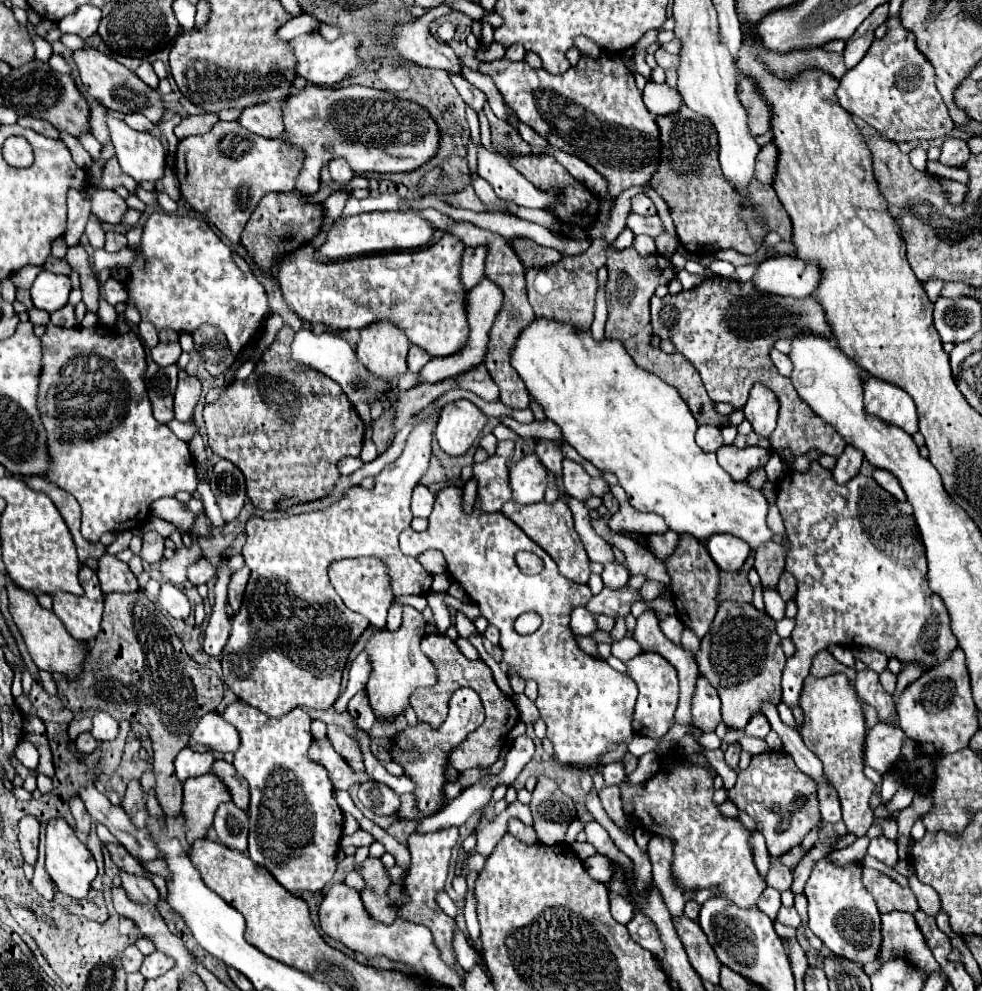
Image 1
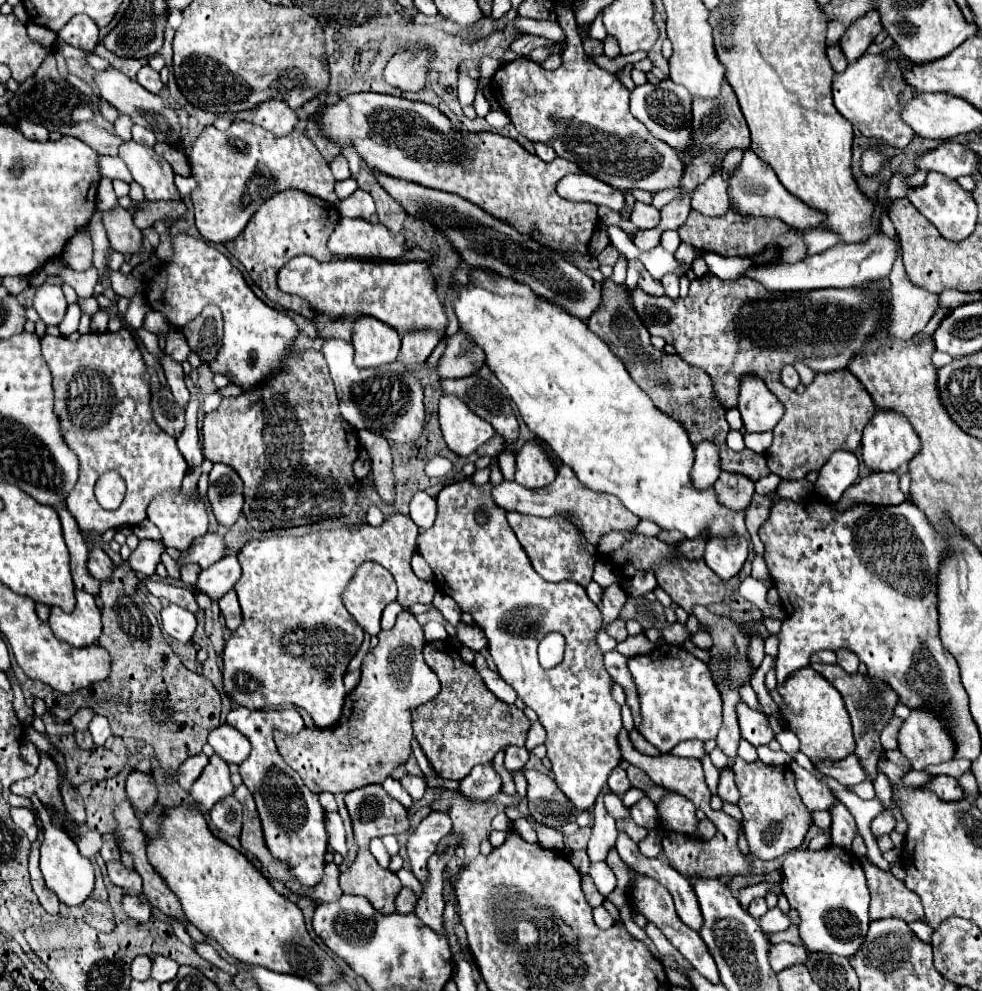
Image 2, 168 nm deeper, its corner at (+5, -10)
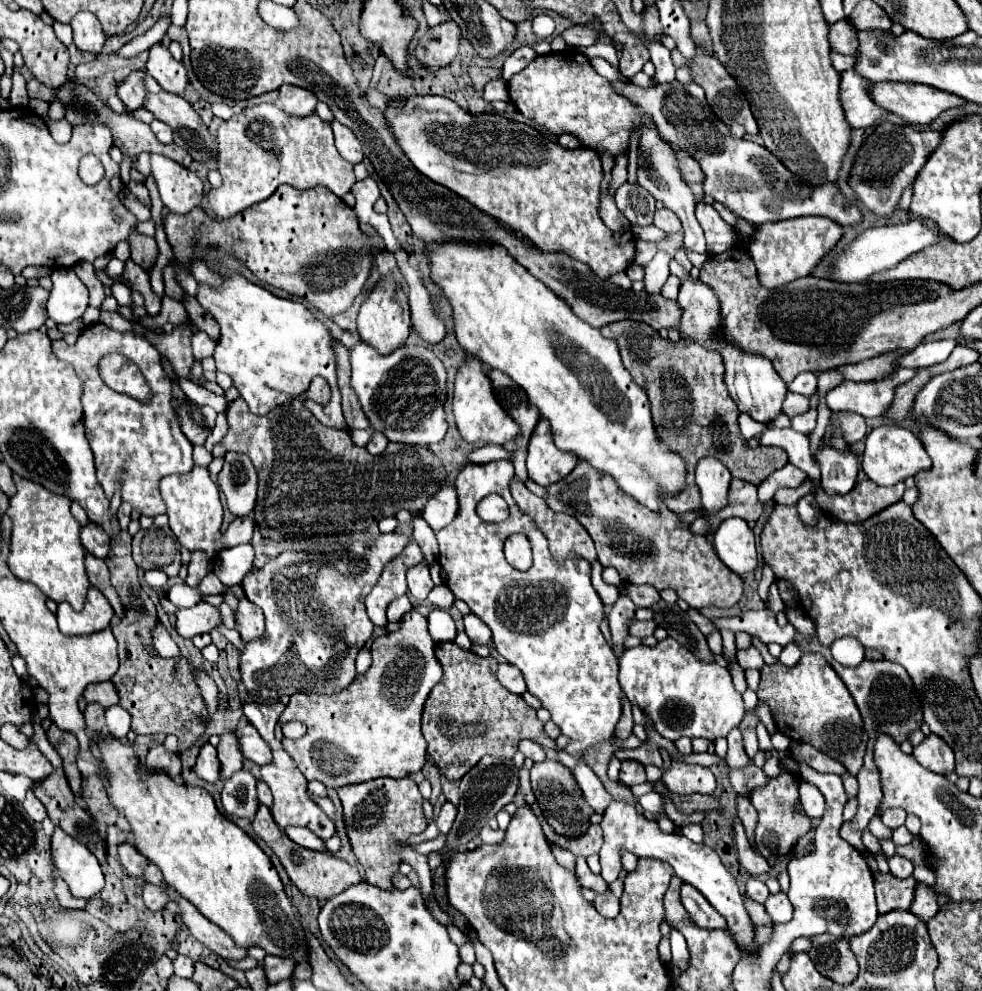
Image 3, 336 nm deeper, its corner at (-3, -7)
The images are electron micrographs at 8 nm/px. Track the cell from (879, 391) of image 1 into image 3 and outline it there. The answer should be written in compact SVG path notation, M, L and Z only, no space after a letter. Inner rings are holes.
M882 425L878 429L874 429L868 437L866 437L866 449L864 449L864 457L862 457L862 469L868 475L868 479L872 479L878 485L884 487L892 487L898 481L904 481L906 477L914 477L920 471L926 471L932 467L932 461L922 445L922 441L918 437L914 437L912 431L898 427L898 425Z

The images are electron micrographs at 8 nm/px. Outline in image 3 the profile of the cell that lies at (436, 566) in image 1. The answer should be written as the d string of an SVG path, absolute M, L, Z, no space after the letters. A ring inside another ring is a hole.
M415 541L407 545L404 551L389 562L383 569L378 583L366 597L368 617L374 625L384 627L386 621L386 607L396 599L406 595L408 586L406 573L408 569L421 562L426 562L420 547ZM384 579L384 581L382 581ZM382 581L382 583L380 583Z

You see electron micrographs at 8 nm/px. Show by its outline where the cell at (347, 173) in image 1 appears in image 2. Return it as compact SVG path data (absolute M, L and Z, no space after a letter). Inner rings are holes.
M338 154L336 158L334 158L334 162L330 164L330 170L332 170L332 174L334 174L334 178L340 182L340 180L346 180L346 178L350 178L350 170L348 170L348 162L346 162L346 158L342 156L342 154Z

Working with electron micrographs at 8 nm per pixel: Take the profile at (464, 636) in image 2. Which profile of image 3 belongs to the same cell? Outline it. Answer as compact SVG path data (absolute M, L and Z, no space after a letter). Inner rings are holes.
M472 613L464 615L464 631L474 645L488 645L490 639L492 639L492 633L490 633L488 625Z

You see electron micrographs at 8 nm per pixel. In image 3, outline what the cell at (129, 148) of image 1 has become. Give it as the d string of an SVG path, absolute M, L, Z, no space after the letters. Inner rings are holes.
M152 155L152 175L156 179L164 207L170 213L190 213L202 203L204 183L190 169L164 157Z

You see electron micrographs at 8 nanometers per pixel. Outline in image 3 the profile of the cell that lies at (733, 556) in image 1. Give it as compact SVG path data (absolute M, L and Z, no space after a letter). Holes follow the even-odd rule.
M730 517L722 521L712 537L714 549L720 561L738 575L756 569L756 545L754 533L748 523L740 517Z

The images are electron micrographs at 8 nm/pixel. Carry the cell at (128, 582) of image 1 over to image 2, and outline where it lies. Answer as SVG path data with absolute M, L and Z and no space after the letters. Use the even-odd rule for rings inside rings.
M92 548L90 550L90 558L88 558L88 572L96 578L96 580L108 580L112 576L114 570L114 562L110 560L110 556L100 550L100 548Z

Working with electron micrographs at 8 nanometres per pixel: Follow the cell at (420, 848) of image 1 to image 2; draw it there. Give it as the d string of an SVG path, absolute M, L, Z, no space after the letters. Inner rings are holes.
M430 812L430 816L426 816L420 822L420 826L410 834L406 852L408 852L410 868L420 882L428 880L428 876L430 876L428 860L436 852L438 842L444 836L448 836L450 832L452 832L450 816L444 812Z

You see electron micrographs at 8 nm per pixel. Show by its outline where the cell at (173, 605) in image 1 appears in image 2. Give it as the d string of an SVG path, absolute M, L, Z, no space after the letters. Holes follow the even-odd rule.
M168 604L160 610L160 616L162 616L162 626L164 630L180 640L180 642L188 642L194 634L194 628L196 628L196 618L192 612L188 612L186 608L180 608L176 604Z

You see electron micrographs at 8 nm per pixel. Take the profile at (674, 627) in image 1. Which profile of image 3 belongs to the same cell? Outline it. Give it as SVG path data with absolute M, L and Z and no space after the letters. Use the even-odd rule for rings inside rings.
M634 621L630 633L636 637L648 637L654 633L654 629L656 629L656 621Z

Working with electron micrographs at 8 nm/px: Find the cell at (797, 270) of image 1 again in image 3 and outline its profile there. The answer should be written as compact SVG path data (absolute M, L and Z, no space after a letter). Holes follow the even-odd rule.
M910 219L906 225L886 225L886 227L872 227L864 231L860 237L852 241L848 251L844 251L834 267L830 269L830 277L834 281L844 281L844 283L862 283L870 279L874 273L880 273L884 269L896 267L902 259L908 255L926 249L928 245L934 245L936 241L946 239L948 235L942 231L934 231L928 225L922 225L918 219Z

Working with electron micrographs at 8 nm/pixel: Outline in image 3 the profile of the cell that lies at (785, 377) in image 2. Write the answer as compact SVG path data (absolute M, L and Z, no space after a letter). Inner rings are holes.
M800 373L790 385L788 385L788 389L790 391L794 391L794 393L800 393L800 395L804 395L804 397L812 397L814 393L816 393L816 389L818 389L818 379L816 379L816 375L814 373Z

